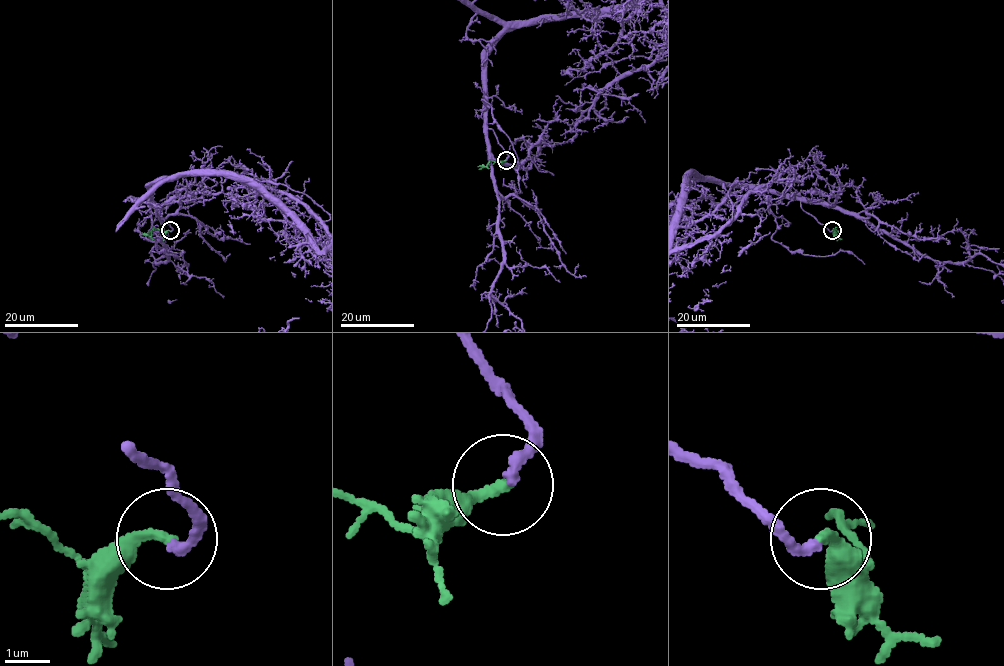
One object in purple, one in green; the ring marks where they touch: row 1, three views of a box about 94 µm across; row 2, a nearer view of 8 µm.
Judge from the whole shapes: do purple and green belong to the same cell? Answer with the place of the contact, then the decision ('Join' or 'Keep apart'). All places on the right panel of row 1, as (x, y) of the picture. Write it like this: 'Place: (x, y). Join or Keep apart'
Place: (832, 230). Join

